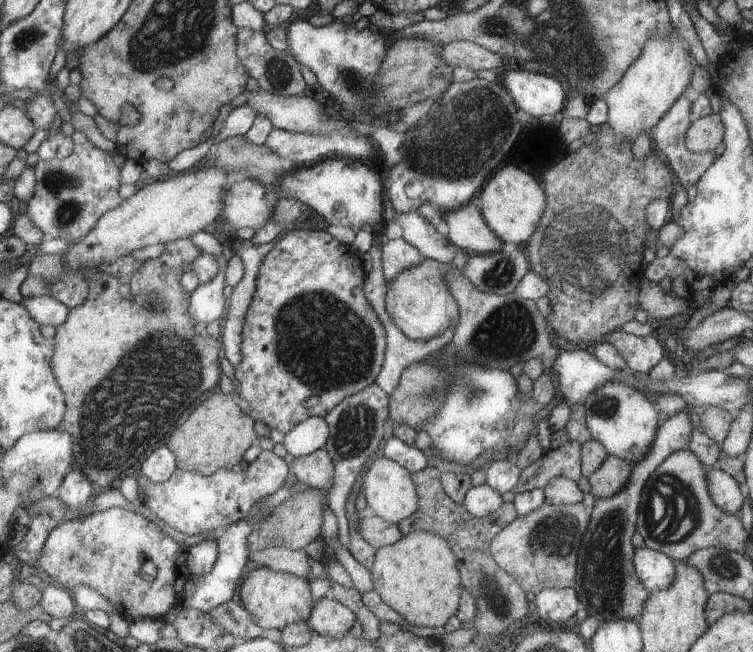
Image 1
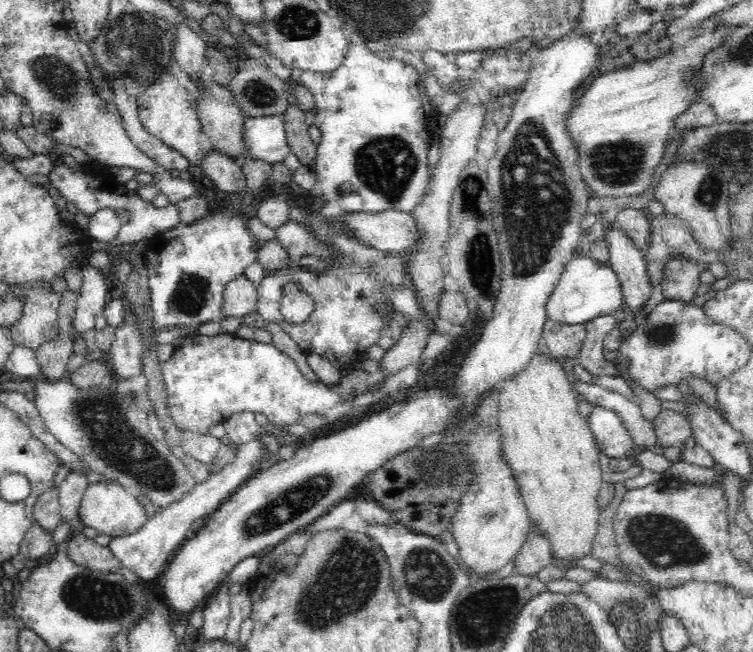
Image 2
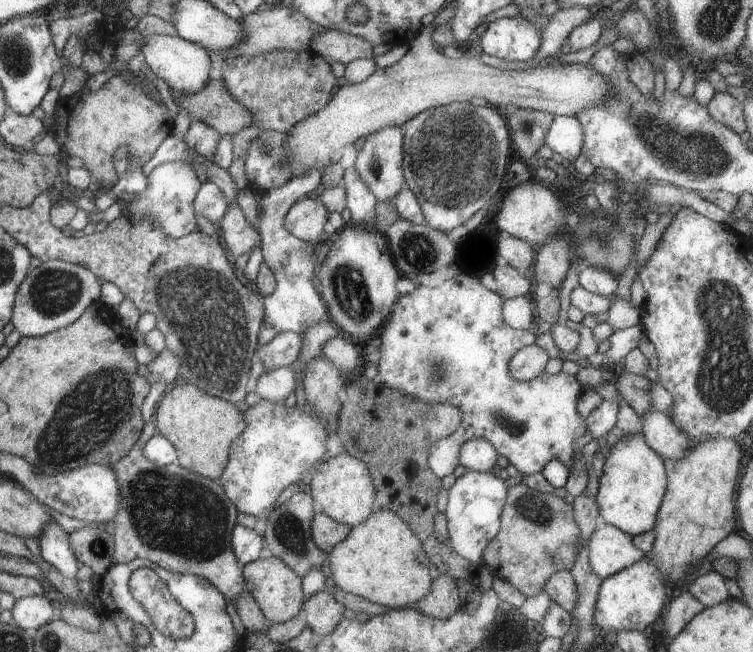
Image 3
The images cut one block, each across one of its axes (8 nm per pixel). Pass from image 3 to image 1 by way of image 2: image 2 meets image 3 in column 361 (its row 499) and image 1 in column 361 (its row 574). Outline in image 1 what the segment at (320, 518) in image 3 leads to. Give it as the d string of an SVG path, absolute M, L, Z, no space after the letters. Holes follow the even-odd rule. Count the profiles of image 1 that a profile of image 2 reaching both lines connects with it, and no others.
M366 507L360 512L357 531L364 541L378 549L370 569L374 591L411 625L445 626L448 618L459 611L465 590L454 550L437 533L405 532L402 525L386 522L369 511Z

